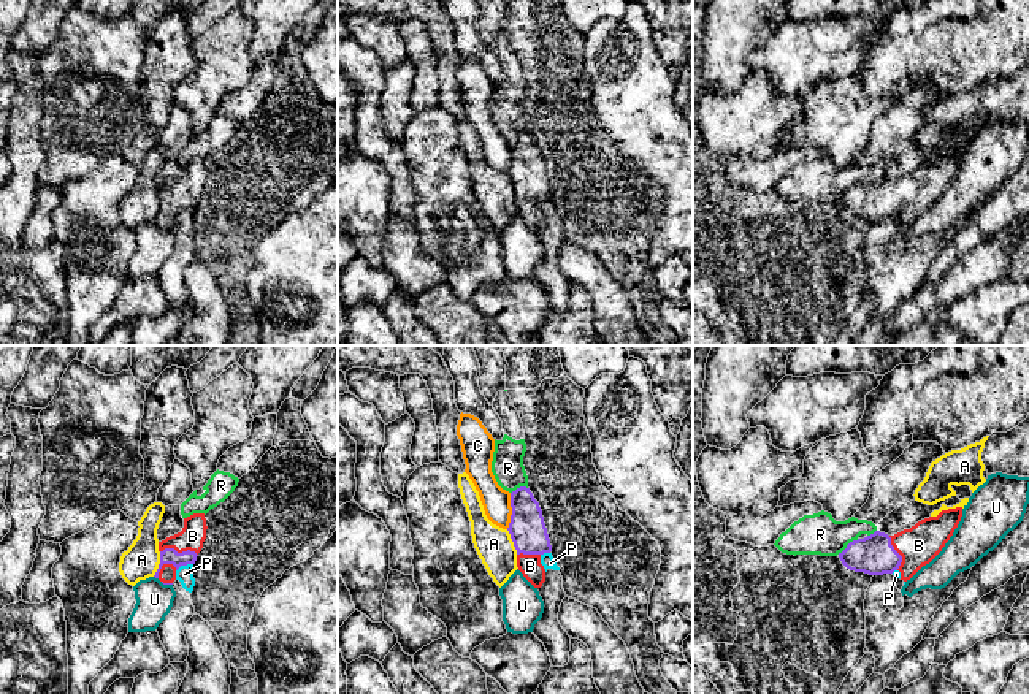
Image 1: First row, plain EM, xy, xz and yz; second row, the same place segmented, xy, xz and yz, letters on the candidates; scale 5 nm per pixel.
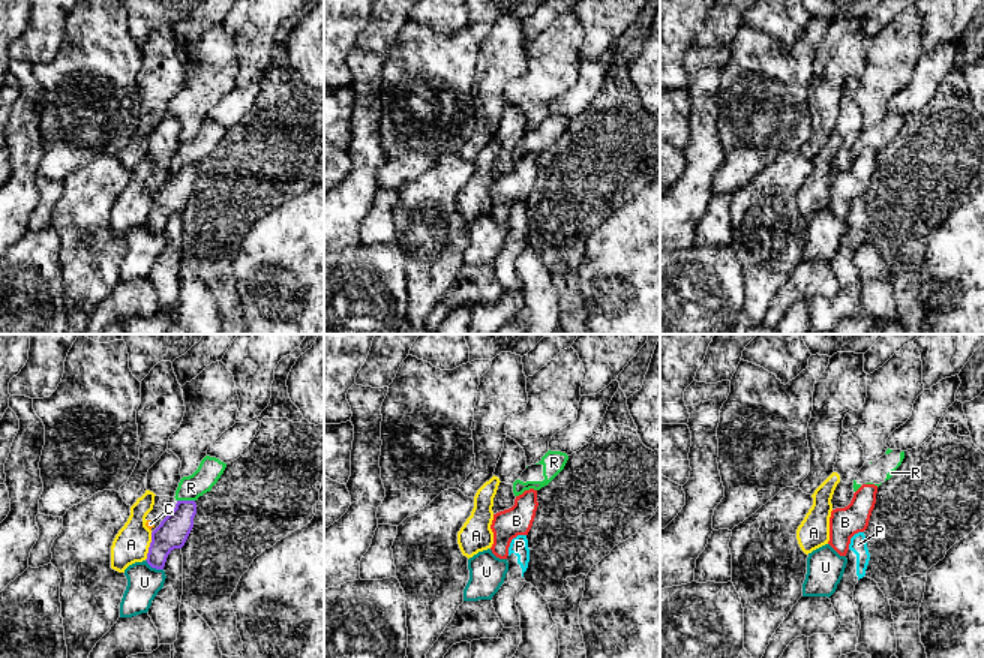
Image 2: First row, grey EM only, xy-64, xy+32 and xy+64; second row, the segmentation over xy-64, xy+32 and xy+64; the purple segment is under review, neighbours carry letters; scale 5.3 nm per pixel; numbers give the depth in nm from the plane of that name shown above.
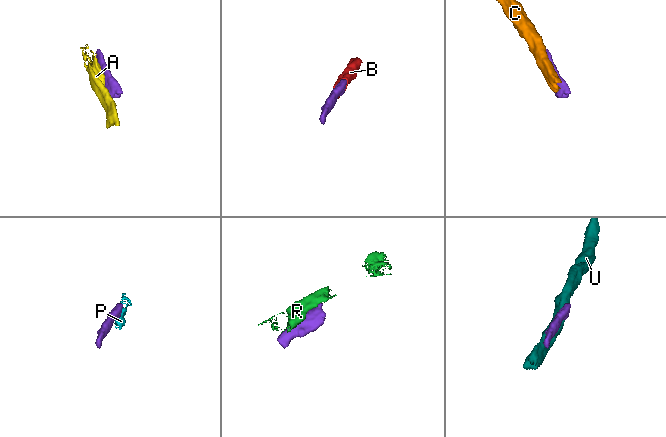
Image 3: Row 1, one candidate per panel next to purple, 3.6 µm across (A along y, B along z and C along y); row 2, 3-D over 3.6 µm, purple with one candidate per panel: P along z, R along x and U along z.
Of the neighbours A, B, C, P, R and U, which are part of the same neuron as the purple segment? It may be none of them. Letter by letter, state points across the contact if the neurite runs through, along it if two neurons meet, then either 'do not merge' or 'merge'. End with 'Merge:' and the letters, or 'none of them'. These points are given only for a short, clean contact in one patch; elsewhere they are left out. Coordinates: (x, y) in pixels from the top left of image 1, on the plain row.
A: do not merge
B: across xy (168, 200), (179, 198), (192, 181) | merge
C: along xz (511, 138), (511, 167), (506, 173) | do not merge
P: along xy (192, 208), (183, 209), (176, 216) | do not merge
R: do not merge
U: do not merge
Merge: B

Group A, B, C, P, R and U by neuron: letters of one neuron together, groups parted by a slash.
A / B / C / P / R / U

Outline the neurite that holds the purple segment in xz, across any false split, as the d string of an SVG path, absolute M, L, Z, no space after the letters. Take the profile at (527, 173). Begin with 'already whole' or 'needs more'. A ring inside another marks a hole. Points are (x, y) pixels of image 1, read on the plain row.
needs more | M526 132L511 138L511 152L507 176L517 195L517 212L534 233L541 233L545 227L541 201L552 196L542 155Z

